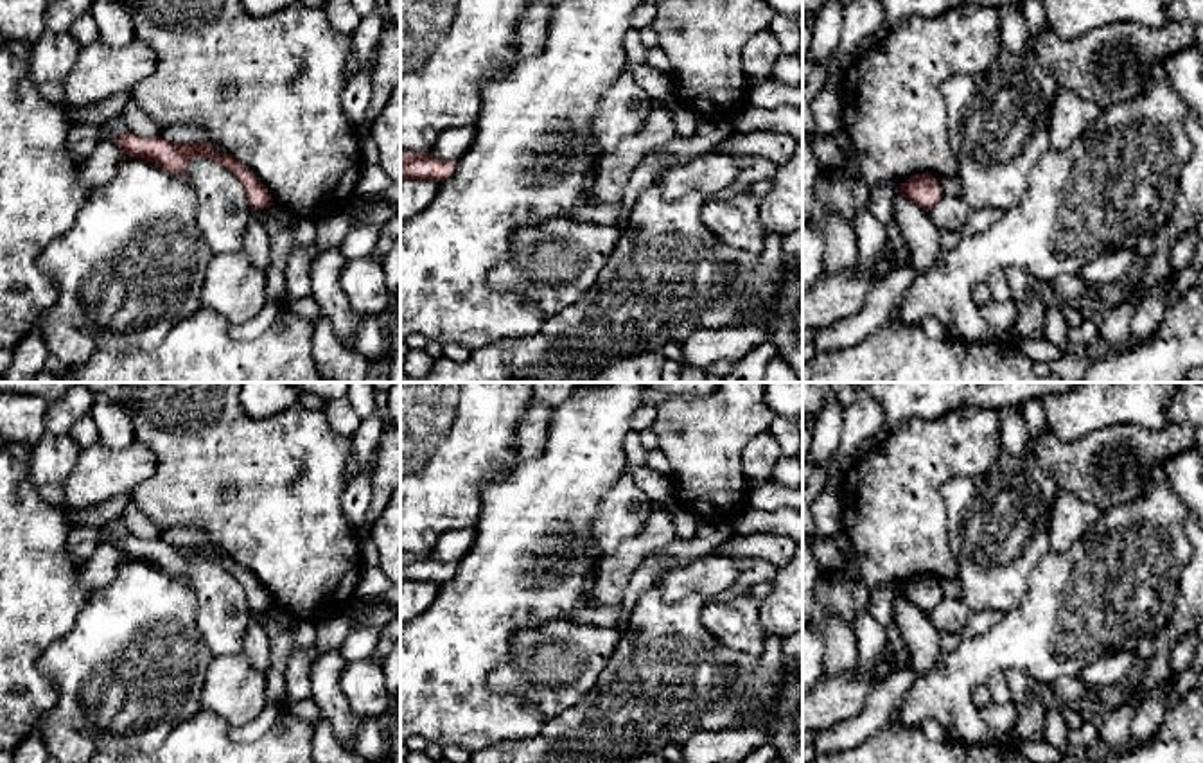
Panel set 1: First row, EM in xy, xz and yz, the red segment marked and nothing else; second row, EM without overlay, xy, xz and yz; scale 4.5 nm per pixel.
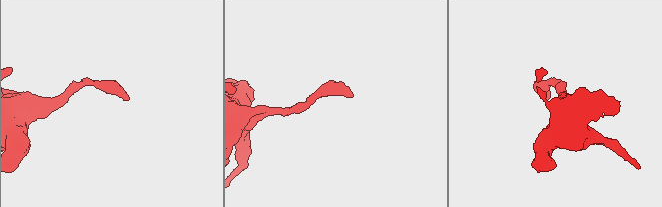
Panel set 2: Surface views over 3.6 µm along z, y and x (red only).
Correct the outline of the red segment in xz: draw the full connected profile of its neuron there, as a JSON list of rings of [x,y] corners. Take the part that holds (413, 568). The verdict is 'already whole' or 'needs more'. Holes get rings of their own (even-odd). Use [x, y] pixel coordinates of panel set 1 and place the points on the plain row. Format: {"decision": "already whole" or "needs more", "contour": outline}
{"decision": "already whole", "contour": [[[400,553],[400,582],[447,582],[456,571],[452,562],[438,562],[429,555]]]}

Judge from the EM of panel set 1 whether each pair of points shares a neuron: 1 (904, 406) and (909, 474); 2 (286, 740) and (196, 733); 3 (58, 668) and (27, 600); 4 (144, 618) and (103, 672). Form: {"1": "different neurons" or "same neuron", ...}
{"1": "different neurons", "2": "same neuron", "3": "different neurons", "4": "same neuron"}

